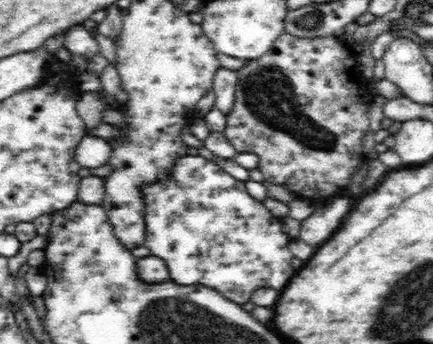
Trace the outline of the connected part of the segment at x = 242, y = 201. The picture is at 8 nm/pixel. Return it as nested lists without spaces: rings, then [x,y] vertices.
[[[186,155],[174,160],[170,174],[139,186],[146,225],[144,245],[152,255],[166,260],[171,280],[179,286],[192,284],[210,286],[211,290],[230,298],[236,304],[250,300],[258,288],[284,288],[294,276],[292,252],[288,250],[288,236],[282,232],[280,218],[276,218],[263,201],[256,200],[246,190],[245,183],[236,180],[216,163],[200,155]]]

